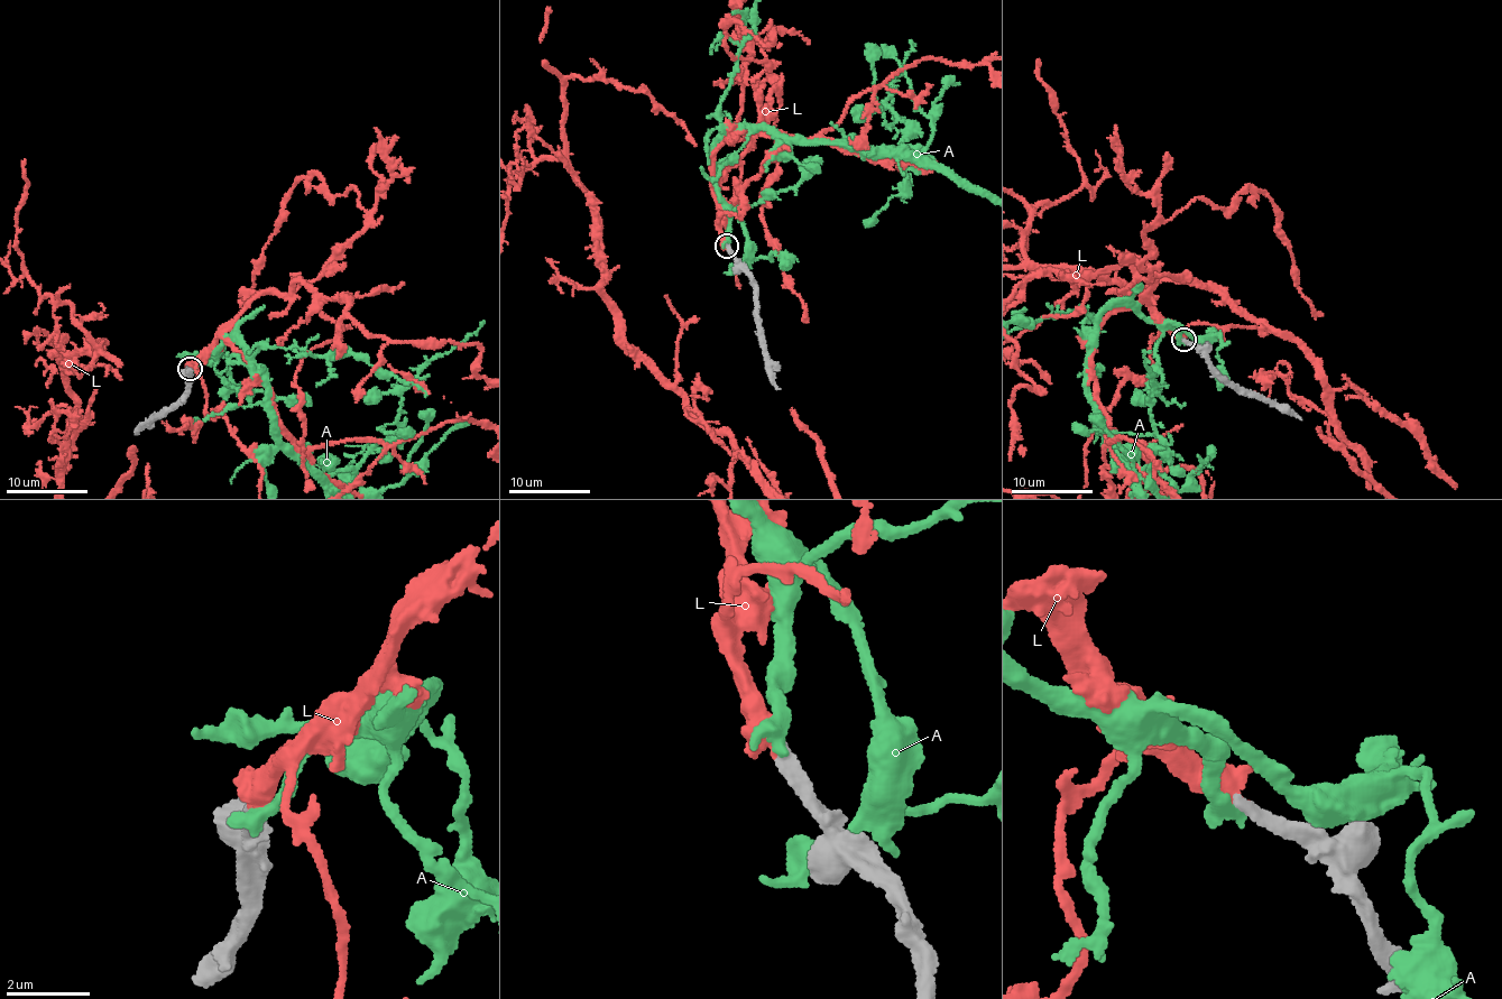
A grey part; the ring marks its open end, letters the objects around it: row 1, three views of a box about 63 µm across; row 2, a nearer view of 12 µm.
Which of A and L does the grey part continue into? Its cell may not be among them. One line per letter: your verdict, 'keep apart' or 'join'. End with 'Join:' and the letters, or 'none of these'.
A: keep apart
L: join
Join: L

